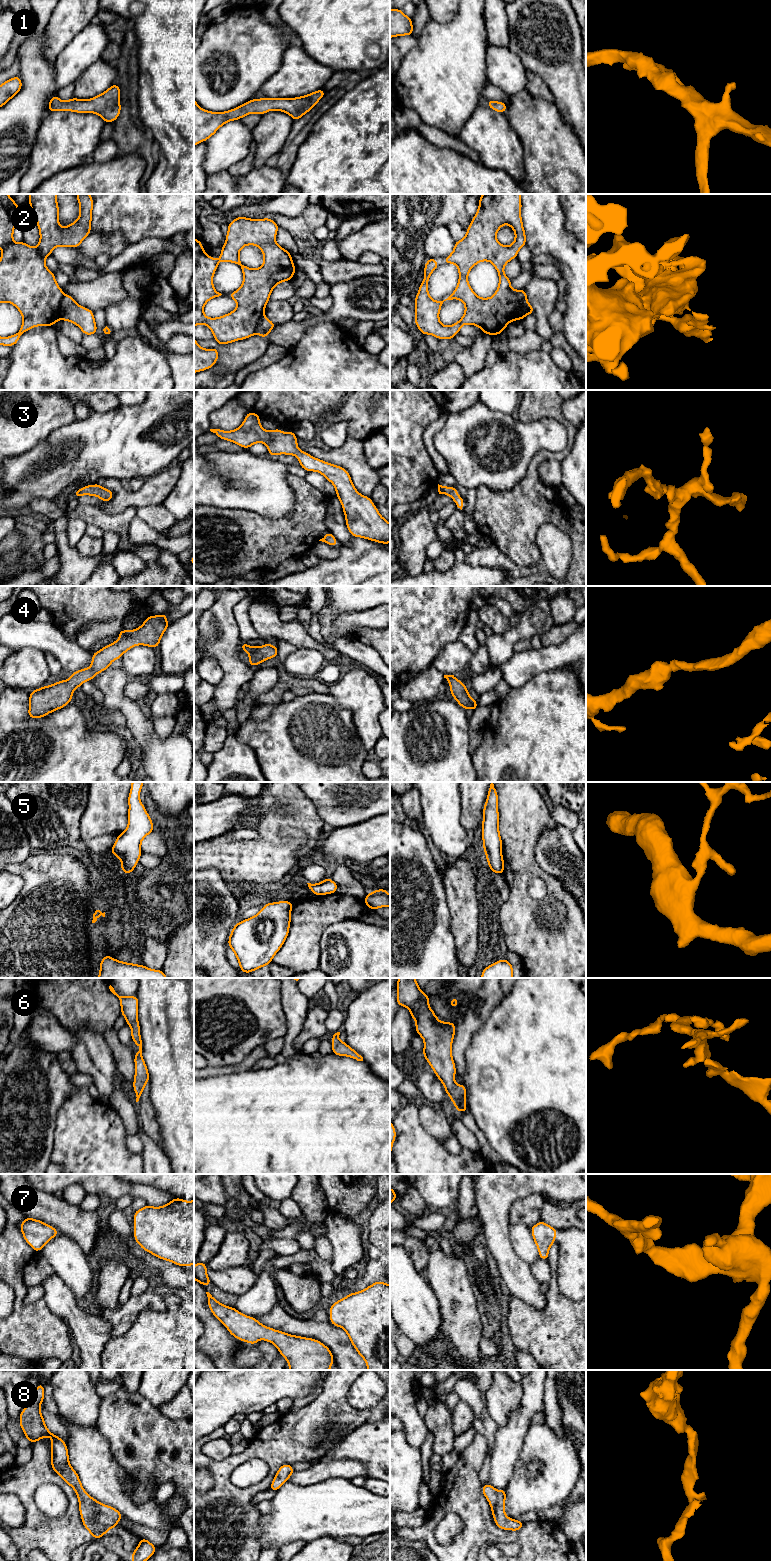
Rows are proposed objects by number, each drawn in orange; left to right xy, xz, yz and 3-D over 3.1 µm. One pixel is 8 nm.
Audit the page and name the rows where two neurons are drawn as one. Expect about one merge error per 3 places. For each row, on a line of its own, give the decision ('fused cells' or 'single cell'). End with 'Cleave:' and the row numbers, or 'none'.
1: single cell
2: fused cells
3: single cell
4: single cell
5: single cell
6: single cell
7: single cell
8: single cell
Cleave: 2

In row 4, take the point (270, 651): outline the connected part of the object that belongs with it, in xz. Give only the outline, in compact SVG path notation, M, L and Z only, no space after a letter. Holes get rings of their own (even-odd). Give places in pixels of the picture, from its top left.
M245 642L241 643L241 650L247 651L249 655L249 665L259 665L266 659L271 659L278 656L278 647L273 646L270 643L266 643L263 647L261 646L248 646Z

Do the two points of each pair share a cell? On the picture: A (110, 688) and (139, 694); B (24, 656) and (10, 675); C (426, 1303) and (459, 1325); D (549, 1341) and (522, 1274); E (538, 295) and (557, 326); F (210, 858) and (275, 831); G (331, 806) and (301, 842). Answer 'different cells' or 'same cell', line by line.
A: different cells
B: same cell
C: different cells
D: different cells
E: different cells
F: same cell
G: different cells

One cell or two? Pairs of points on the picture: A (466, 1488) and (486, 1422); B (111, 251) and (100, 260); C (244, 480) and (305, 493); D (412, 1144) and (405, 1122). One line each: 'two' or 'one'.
A: two
B: two
C: two
D: one

